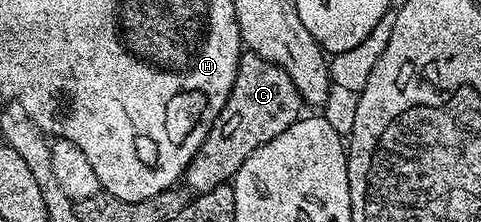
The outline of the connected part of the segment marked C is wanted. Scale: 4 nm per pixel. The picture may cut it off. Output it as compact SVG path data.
M244 51L239 57L237 78L233 82L223 109L219 111L217 118L211 124L209 134L203 139L201 146L187 163L185 184L187 180L188 186L193 190L192 193L198 194L231 182L235 179L237 170L241 170L245 158L249 158L249 154L253 154L253 150L257 150L257 146L277 138L277 134L281 134L281 130L289 130L291 123L300 119L301 111L299 112L299 108L302 109L303 107L303 97L291 88L287 78L281 72L276 71L276 68L271 67L270 63L265 62L265 58L261 58L257 53Z

